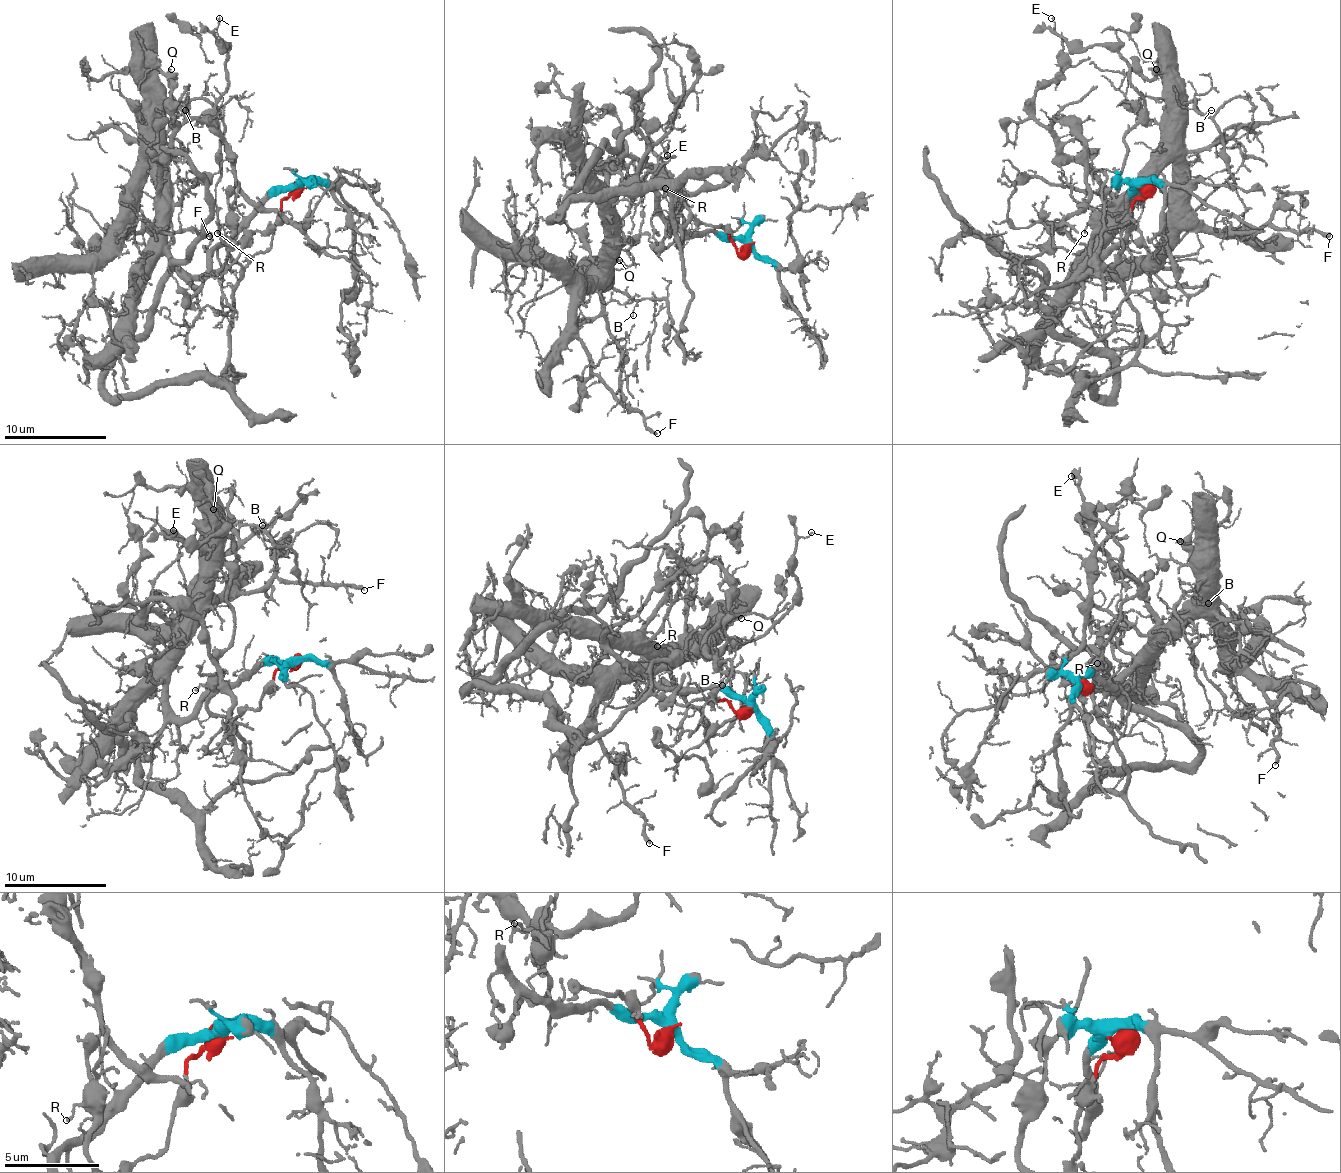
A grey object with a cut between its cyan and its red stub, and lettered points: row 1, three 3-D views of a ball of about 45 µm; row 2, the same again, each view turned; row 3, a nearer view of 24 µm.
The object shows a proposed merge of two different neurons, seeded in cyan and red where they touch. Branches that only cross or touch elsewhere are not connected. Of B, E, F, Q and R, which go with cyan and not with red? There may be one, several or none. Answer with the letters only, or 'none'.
B, F, Q

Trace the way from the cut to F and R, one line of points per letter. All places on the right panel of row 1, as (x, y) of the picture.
F: (1142, 186), (1127, 201), (1127, 234), (1084, 275), (1170, 163), (1186, 206), (1219, 232), (1270, 224), (1329, 237)
R: (1142, 186), (1122, 232), (1122, 252), (1109, 268), (1091, 255), (1094, 227), (1084, 232)

